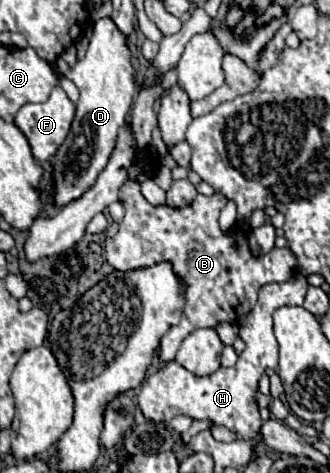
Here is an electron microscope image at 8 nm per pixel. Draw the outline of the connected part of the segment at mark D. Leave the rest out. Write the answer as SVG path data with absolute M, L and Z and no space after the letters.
M112 18L96 20L90 46L82 60L70 66L60 57L54 64L58 74L72 80L80 90L72 130L64 140L64 144L60 146L54 162L54 182L56 182L54 200L56 206L66 206L68 202L80 198L96 182L96 176L106 168L108 158L116 146L118 130L126 124L136 82L134 82L134 66L128 38L114 24Z

